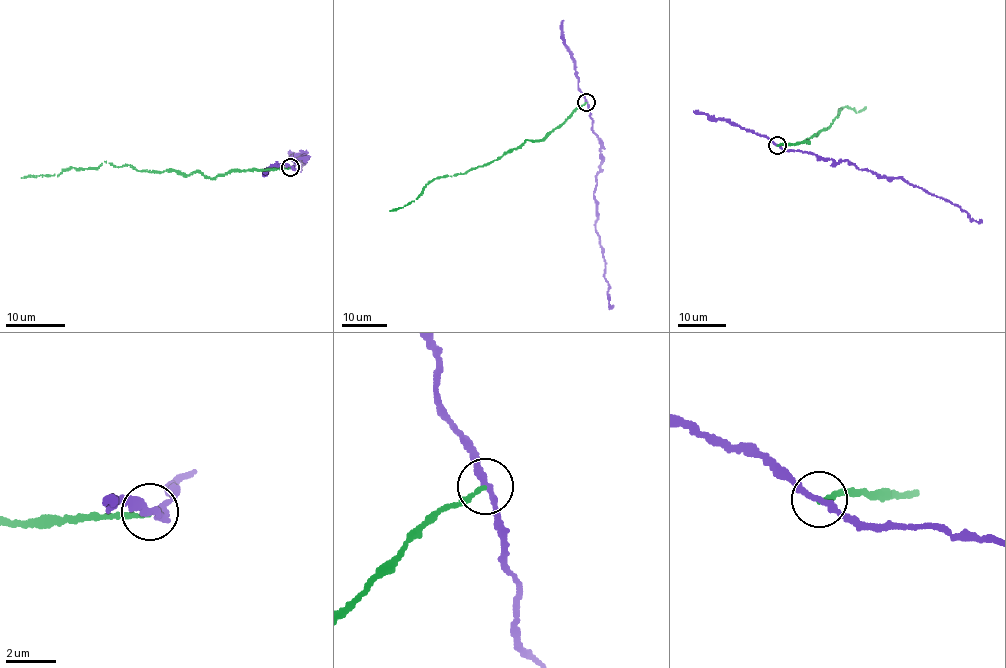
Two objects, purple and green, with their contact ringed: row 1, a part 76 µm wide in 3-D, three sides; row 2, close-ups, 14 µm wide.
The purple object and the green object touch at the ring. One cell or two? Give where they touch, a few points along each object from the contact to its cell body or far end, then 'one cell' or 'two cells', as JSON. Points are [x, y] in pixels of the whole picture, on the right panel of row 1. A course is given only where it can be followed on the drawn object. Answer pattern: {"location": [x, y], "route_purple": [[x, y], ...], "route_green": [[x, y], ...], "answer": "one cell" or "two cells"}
{"location": [777, 145], "route_purple": [[777, 145], [836, 162], [847, 160], [860, 169], [907, 181], [954, 204], [970, 218], [980, 220]], "route_green": [[777, 145], [808, 143], [806, 140], [838, 117], [840, 108], [846, 106], [859, 111], [865, 107]], "answer": "two cells"}

